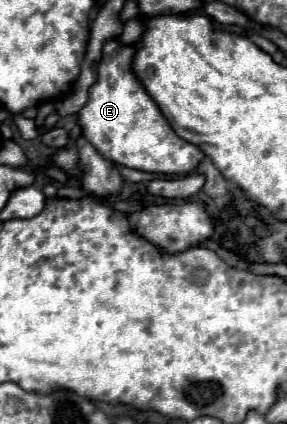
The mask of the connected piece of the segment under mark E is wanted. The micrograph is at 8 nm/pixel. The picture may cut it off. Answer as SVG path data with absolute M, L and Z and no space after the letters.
M115 39L105 41L97 65L97 81L89 89L87 103L77 113L83 137L105 159L117 165L163 175L189 175L205 155L199 147L187 143L171 129L157 103L139 83L131 65L135 51L135 45L123 45Z

